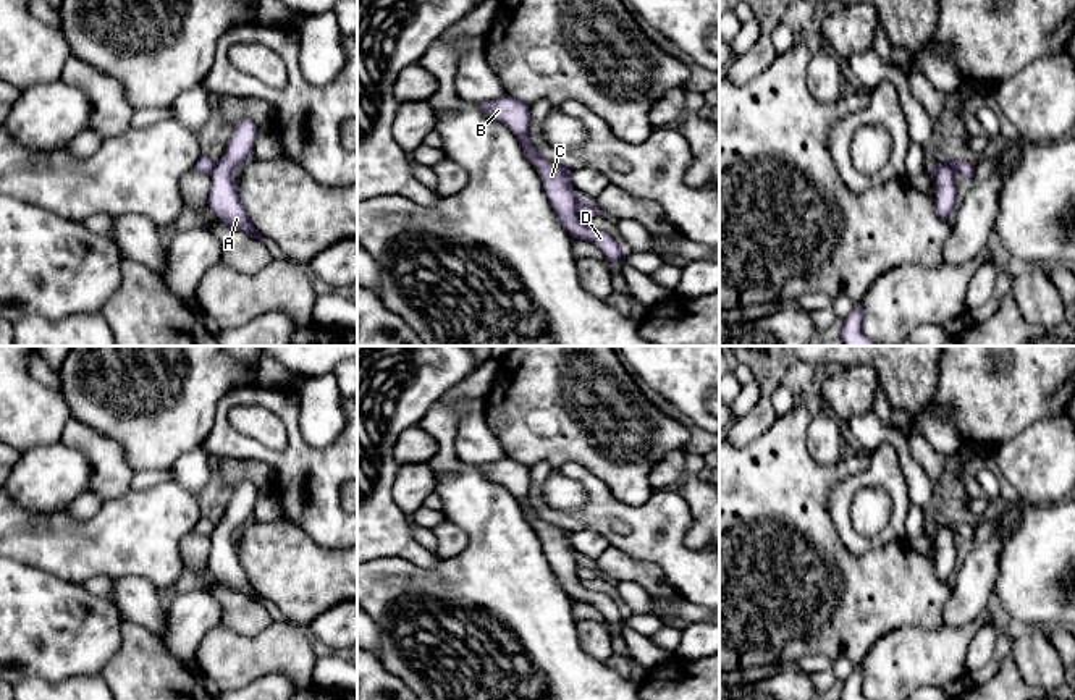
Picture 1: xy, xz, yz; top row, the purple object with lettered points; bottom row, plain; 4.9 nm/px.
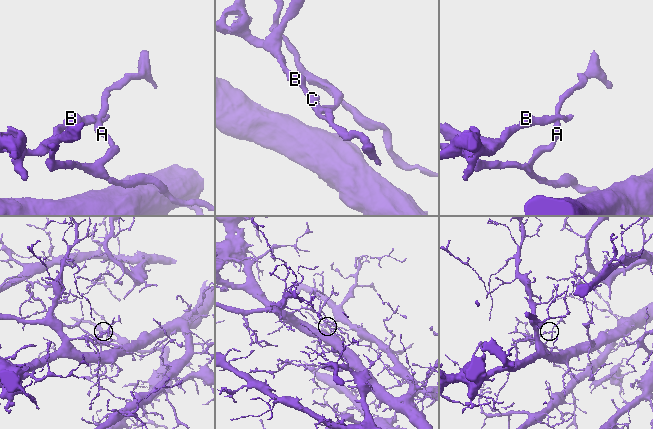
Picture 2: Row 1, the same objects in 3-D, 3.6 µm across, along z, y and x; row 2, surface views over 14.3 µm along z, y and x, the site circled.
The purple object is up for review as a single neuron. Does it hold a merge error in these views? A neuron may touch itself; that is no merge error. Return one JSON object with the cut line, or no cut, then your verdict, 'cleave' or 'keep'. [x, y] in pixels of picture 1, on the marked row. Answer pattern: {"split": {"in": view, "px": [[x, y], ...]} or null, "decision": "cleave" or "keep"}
{"split": {"in": "xz", "px": [[579, 199], [576, 214], [581, 220]]}, "decision": "cleave"}

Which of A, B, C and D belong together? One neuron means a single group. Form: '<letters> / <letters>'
A / B C D

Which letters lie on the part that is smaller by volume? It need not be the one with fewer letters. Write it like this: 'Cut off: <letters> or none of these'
Cut off: A

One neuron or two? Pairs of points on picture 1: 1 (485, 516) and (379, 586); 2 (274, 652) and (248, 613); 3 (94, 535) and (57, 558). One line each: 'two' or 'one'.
1: one
2: two
3: one

